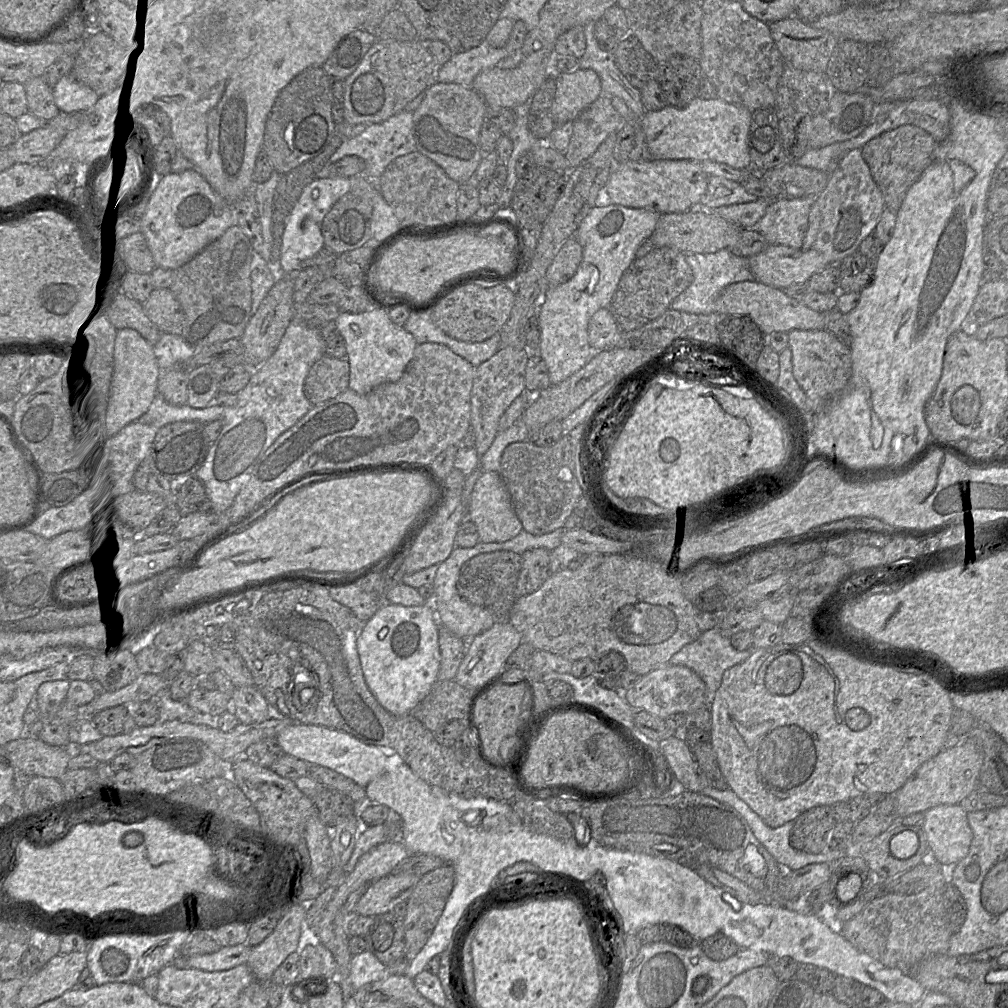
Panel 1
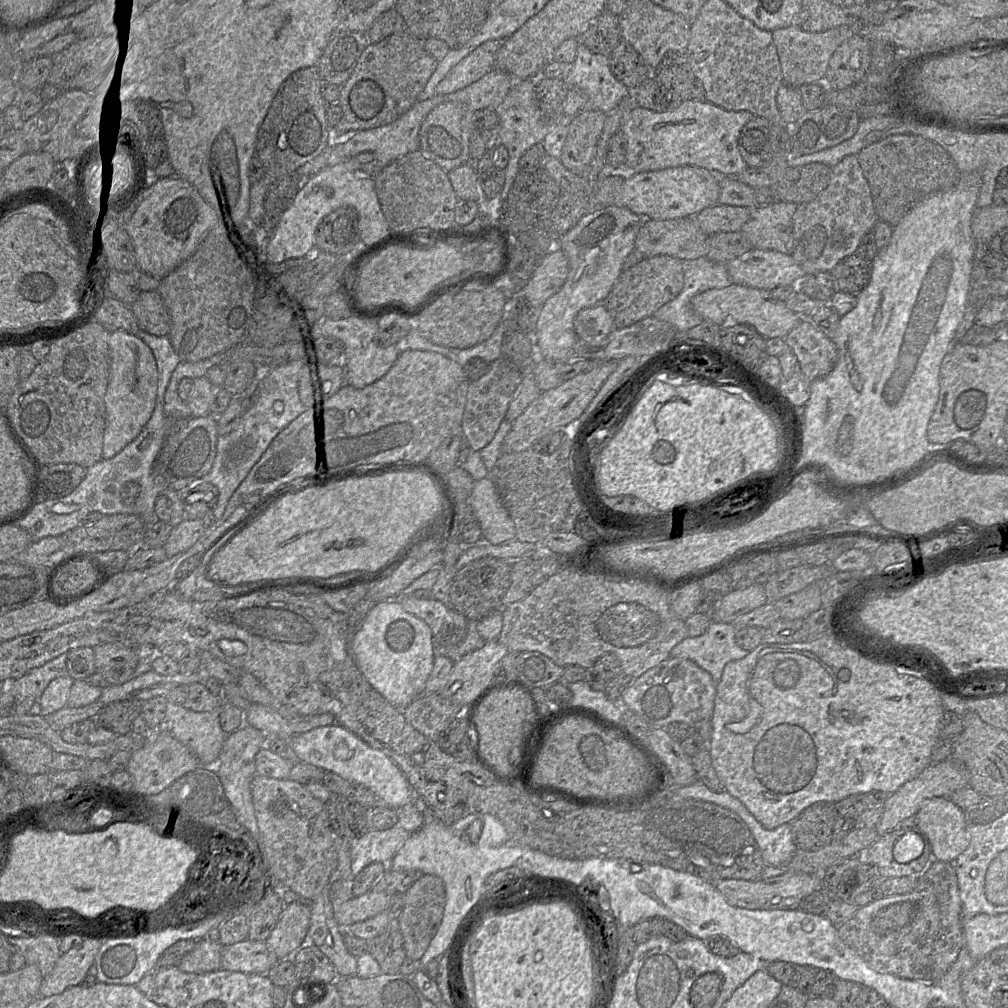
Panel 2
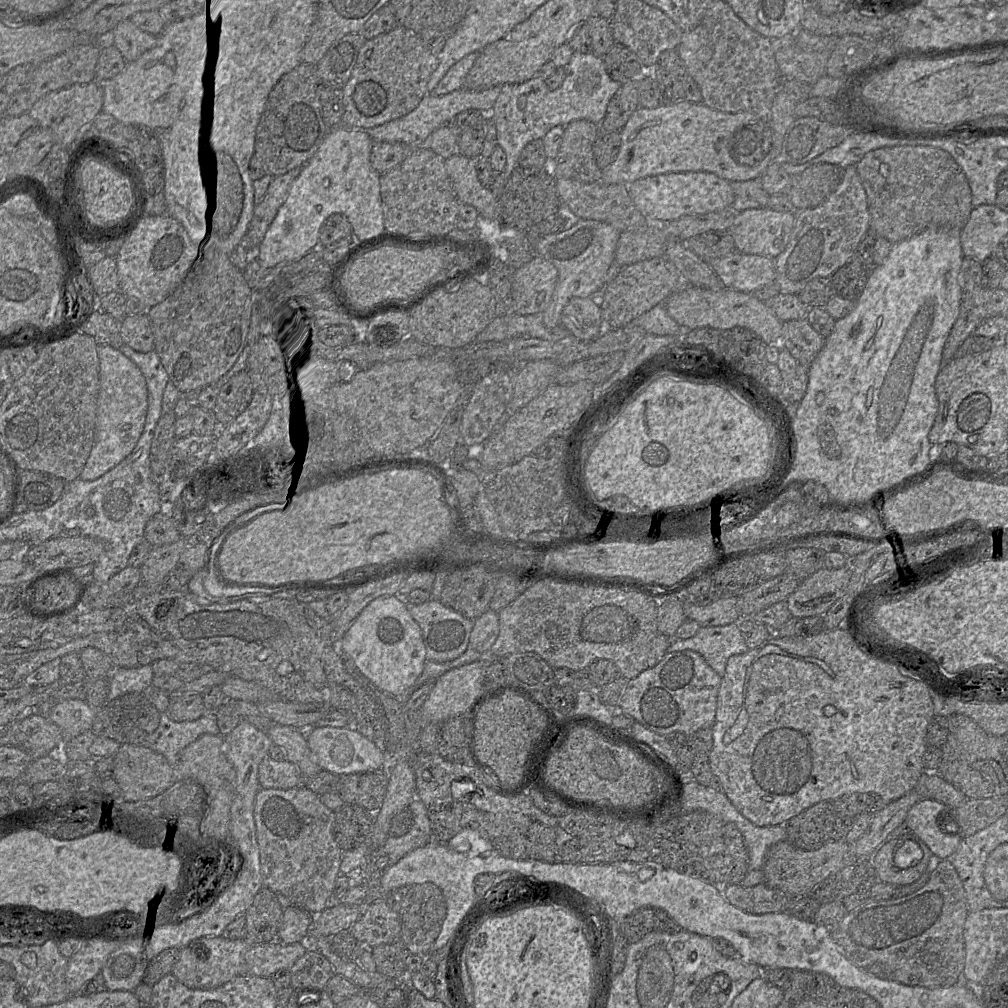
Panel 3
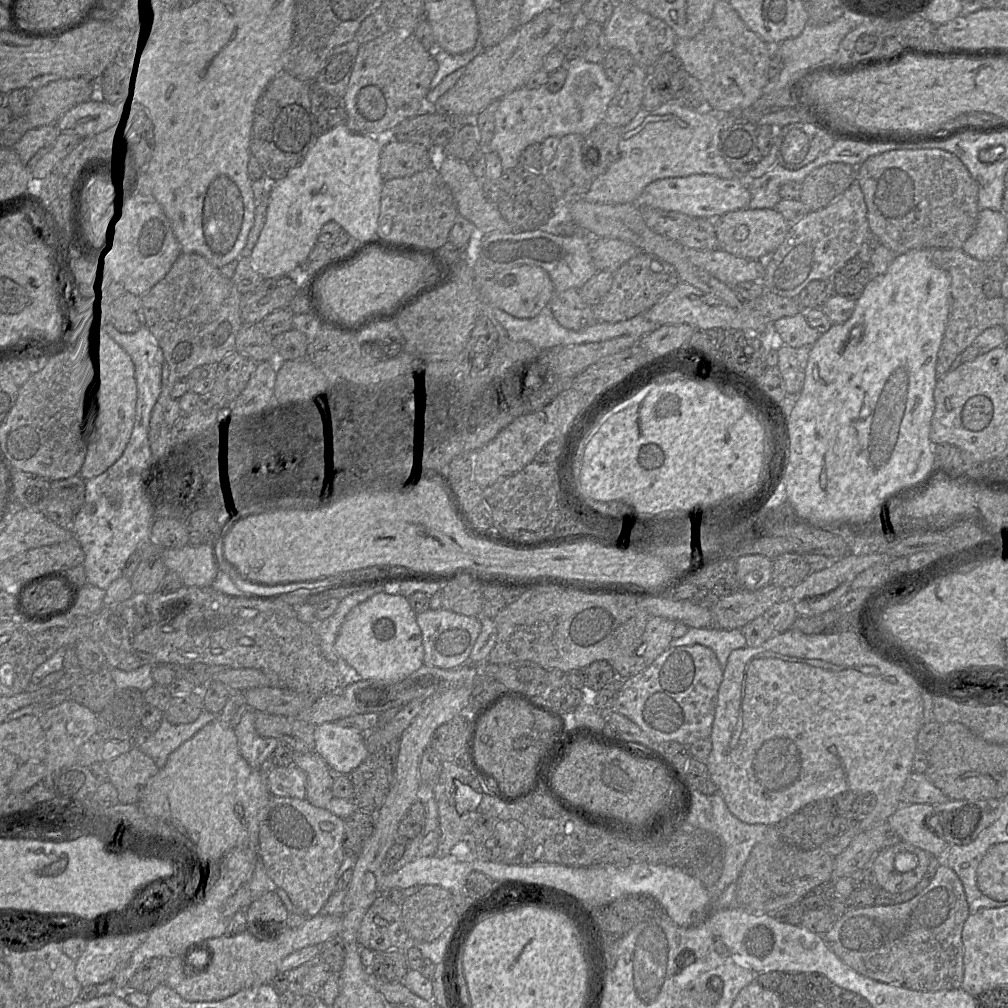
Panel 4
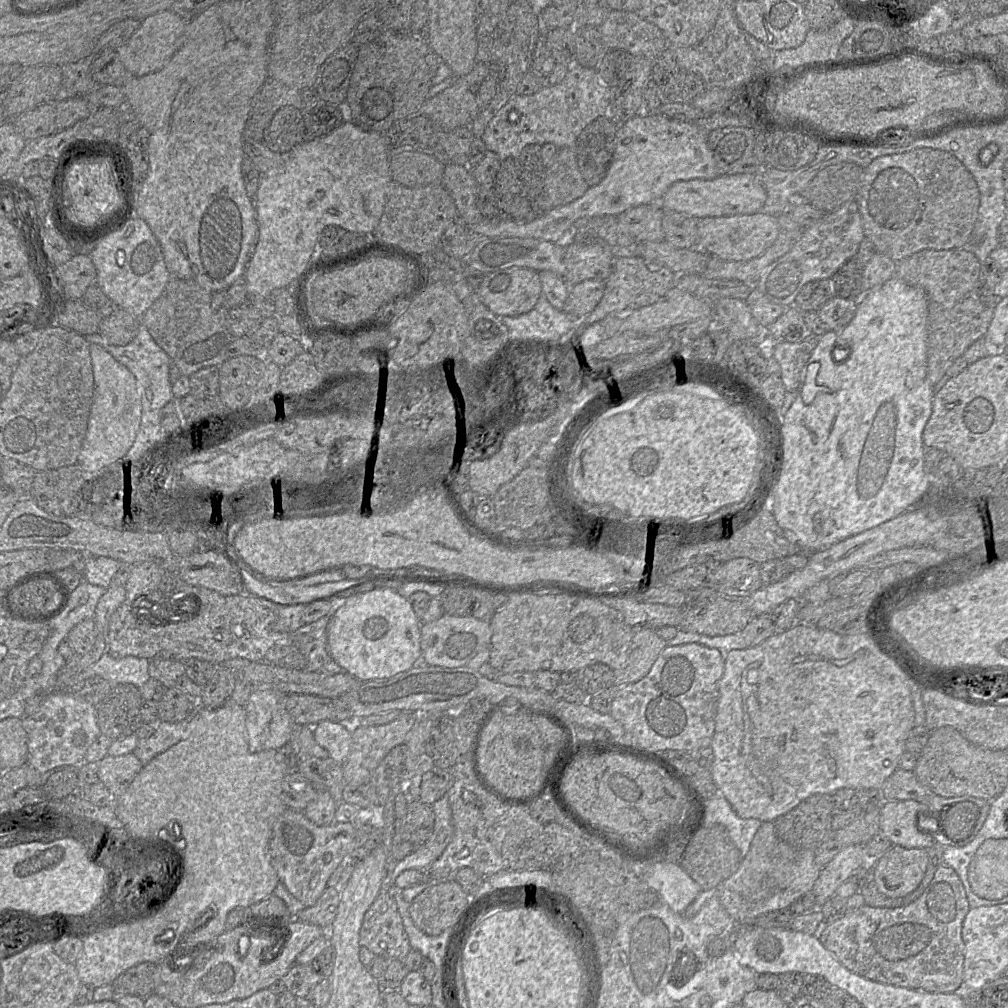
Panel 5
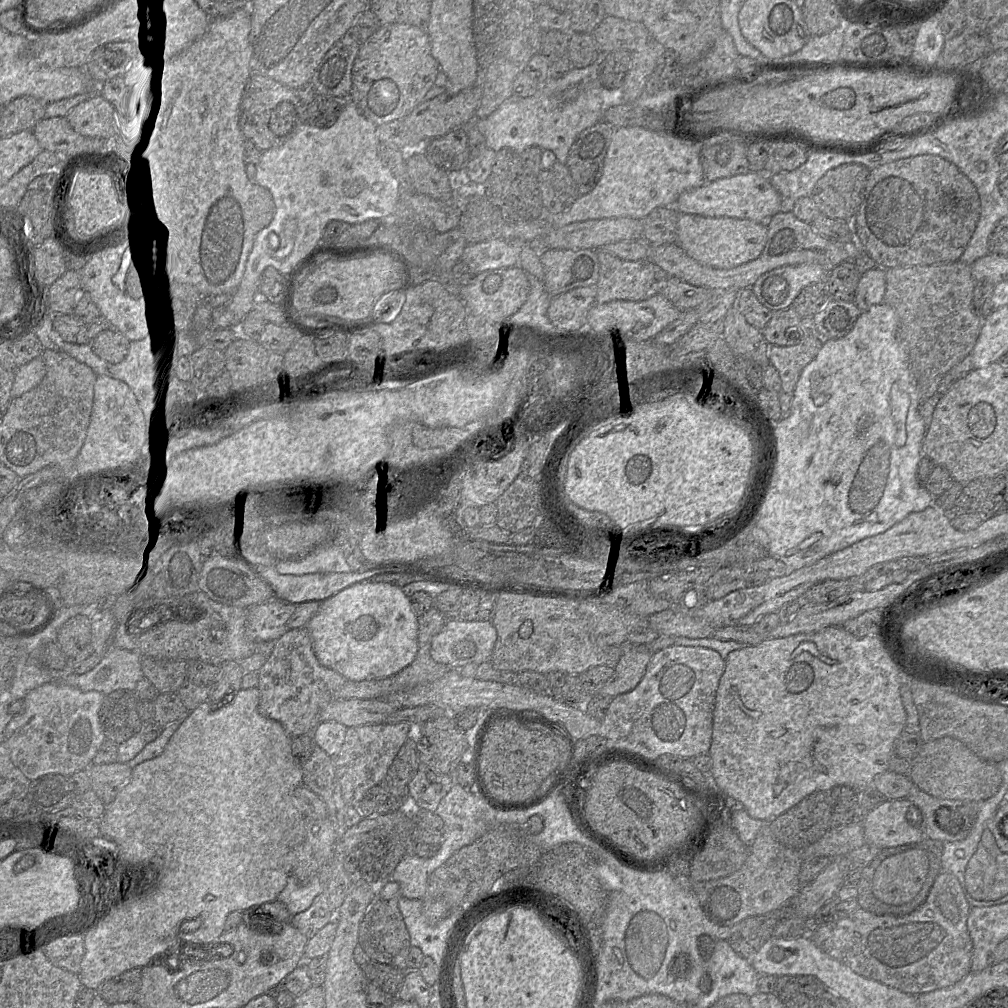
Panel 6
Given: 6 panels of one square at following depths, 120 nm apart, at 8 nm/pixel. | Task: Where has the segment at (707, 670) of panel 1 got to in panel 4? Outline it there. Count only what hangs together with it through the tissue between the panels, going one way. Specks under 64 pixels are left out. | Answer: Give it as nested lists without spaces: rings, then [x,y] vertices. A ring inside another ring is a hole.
[[[715,626],[691,627],[684,636],[673,638],[670,647],[694,644],[701,644],[712,649],[724,669],[731,652],[746,647],[747,641],[741,629],[722,629]]]

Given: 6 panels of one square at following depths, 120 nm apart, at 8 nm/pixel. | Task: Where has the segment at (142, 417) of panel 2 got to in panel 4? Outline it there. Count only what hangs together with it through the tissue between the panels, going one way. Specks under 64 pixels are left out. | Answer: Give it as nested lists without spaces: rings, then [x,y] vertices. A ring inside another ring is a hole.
[[[112,337],[104,338],[92,338],[90,339],[90,349],[92,356],[92,367],[93,367],[93,383],[92,383],[92,408],[91,408],[91,433],[89,436],[89,442],[87,445],[87,451],[83,465],[79,471],[79,475],[84,479],[88,480],[99,476],[111,467],[124,453],[133,433],[133,429],[136,421],[136,406],[137,406],[137,384],[135,379],[135,366],[130,355],[118,344],[112,341]]]

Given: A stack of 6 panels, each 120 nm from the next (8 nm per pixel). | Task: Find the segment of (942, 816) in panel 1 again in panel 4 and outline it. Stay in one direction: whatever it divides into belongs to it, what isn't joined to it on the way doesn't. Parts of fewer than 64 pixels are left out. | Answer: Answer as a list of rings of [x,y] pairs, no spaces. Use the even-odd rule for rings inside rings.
[[[903,804],[889,817],[889,828],[901,839],[932,856],[943,857],[948,844],[927,826],[927,817],[934,812],[930,804]]]

